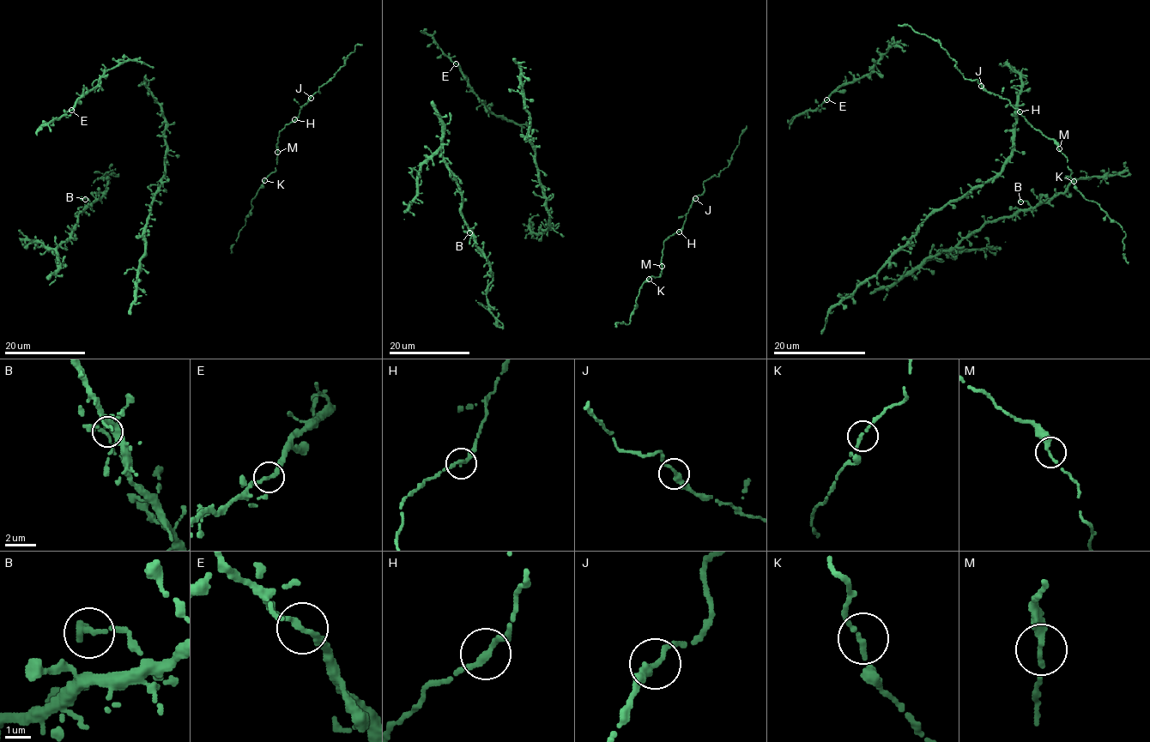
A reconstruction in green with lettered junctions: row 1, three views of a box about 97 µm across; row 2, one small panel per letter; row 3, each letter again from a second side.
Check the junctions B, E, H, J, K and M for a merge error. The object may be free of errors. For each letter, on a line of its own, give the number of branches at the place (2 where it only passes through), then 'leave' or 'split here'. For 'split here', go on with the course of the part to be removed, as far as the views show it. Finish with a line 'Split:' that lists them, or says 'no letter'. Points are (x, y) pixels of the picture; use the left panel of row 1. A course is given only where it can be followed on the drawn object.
B: branches 2; leave
E: branches 2; leave
H: branches 2; leave
J: branches 2; leave
K: branches 2; leave
M: branches 2; leave
Split: no letter

